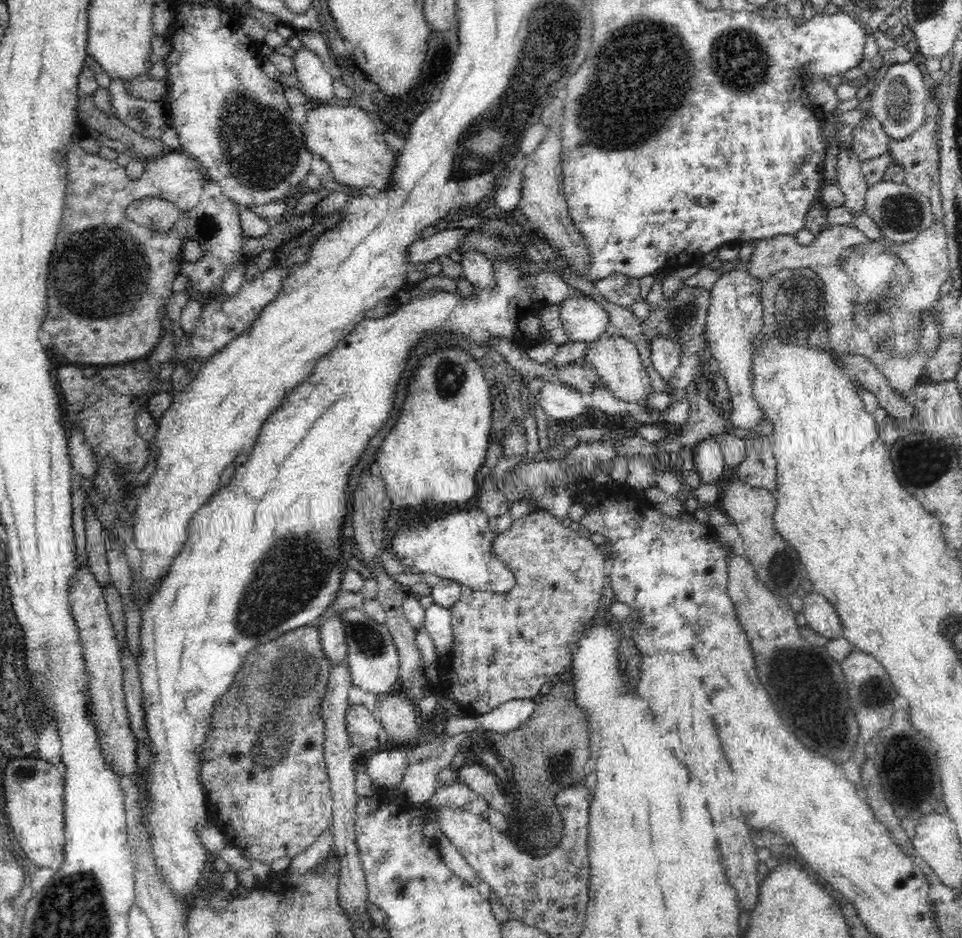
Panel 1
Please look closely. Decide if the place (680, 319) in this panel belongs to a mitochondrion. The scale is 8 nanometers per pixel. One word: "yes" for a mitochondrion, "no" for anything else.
yes

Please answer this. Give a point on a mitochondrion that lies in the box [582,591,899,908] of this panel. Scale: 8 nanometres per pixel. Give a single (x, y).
(875, 692)

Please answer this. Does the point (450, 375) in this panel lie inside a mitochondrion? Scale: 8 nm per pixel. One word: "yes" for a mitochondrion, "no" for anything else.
yes

